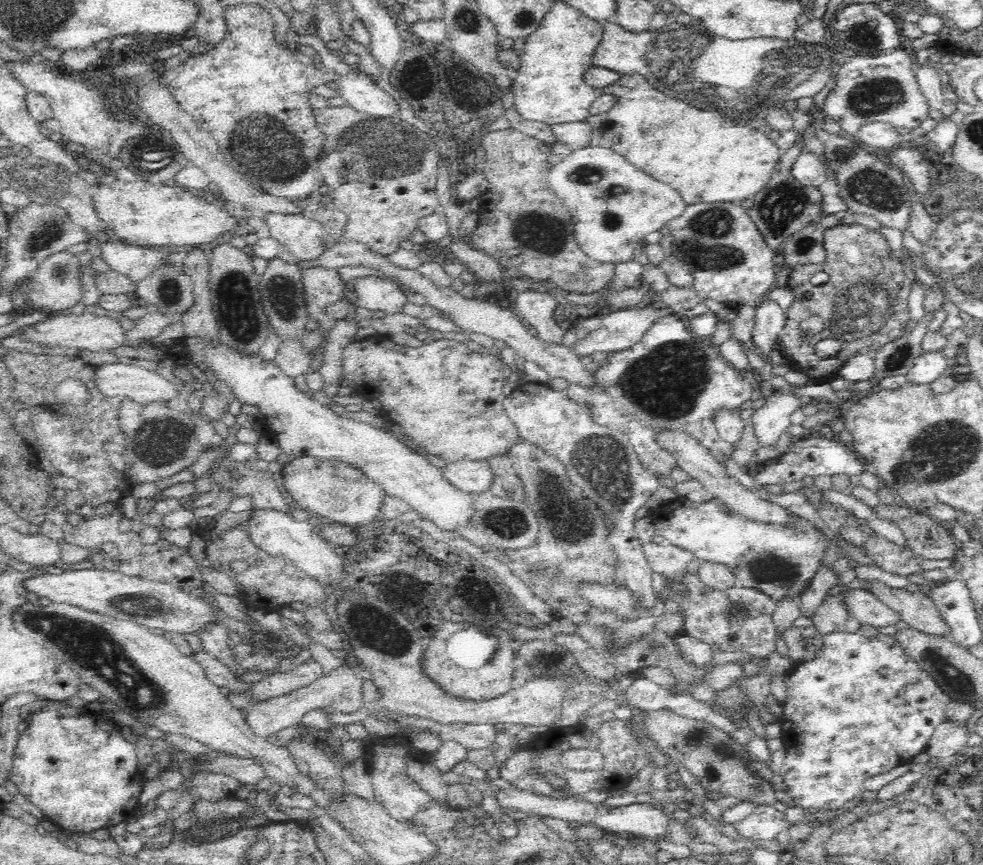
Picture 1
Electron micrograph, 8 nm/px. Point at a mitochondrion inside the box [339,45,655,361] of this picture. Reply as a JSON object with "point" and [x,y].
{"point":[544,233]}

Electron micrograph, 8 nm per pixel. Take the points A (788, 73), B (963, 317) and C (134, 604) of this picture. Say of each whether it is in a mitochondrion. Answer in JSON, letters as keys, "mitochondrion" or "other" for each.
{"A":"mitochondrion","B":"other","C":"mitochondrion"}

